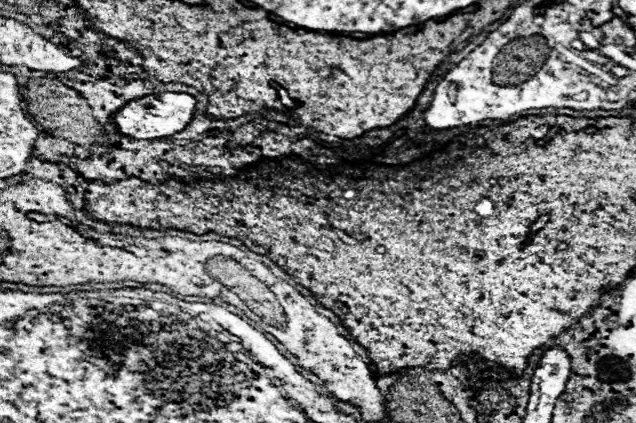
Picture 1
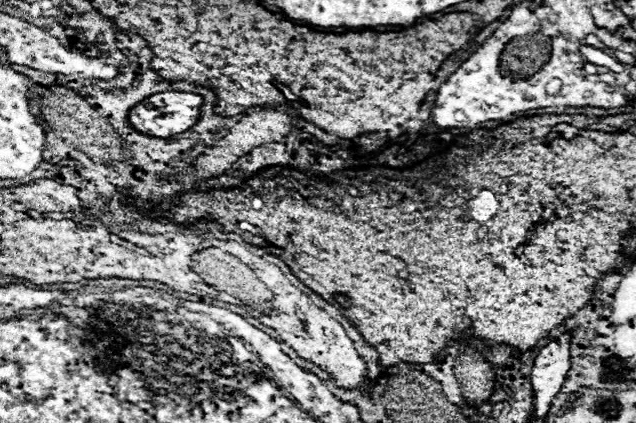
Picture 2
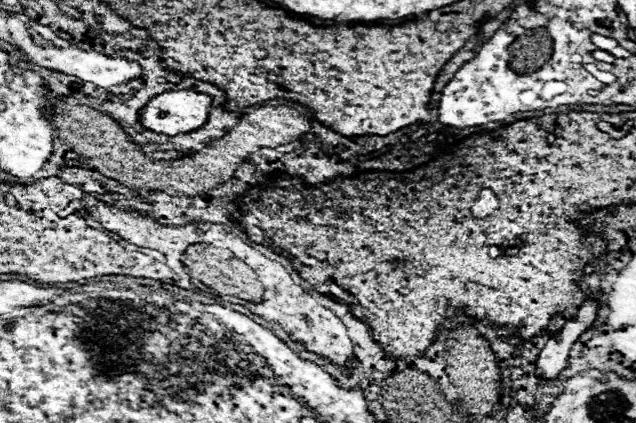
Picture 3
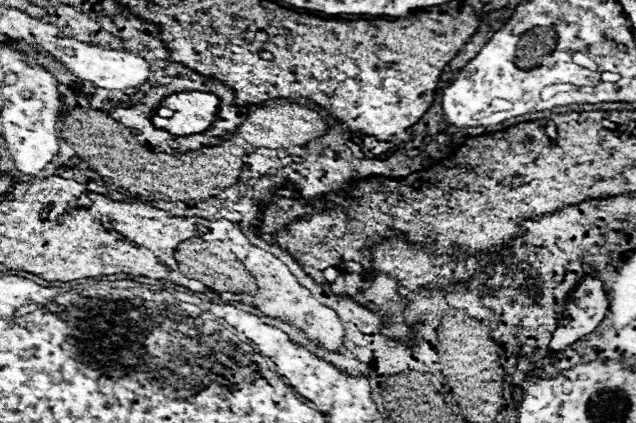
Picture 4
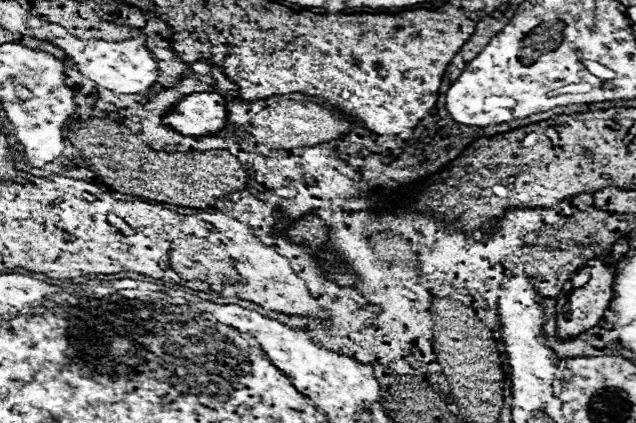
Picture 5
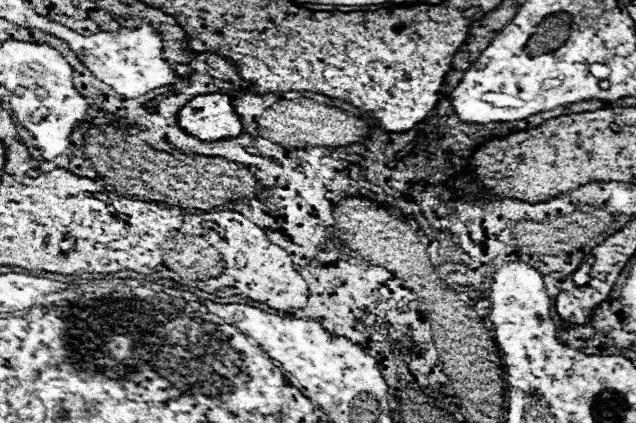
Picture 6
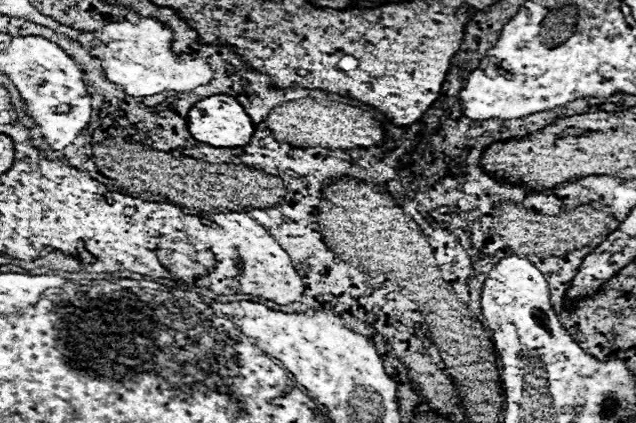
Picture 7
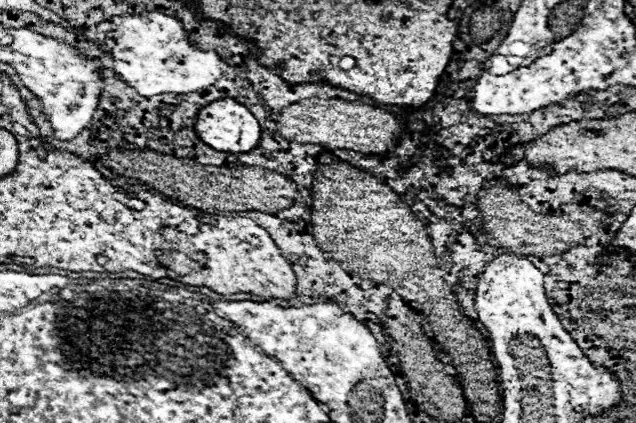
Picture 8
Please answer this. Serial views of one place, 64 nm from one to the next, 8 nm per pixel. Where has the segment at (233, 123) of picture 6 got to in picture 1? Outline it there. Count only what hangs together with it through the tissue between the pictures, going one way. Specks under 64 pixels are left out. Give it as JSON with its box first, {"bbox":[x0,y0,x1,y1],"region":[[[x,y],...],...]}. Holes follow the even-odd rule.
{"bbox":[112,92,196,140],"region":[[[180,92],[148,94],[144,98],[124,104],[120,110],[114,112],[112,120],[114,120],[120,134],[130,136],[130,138],[140,138],[140,140],[144,140],[144,138],[152,140],[152,138],[172,136],[172,134],[184,130],[186,124],[192,120],[194,106],[196,106],[196,100],[190,94],[180,94]]]}

